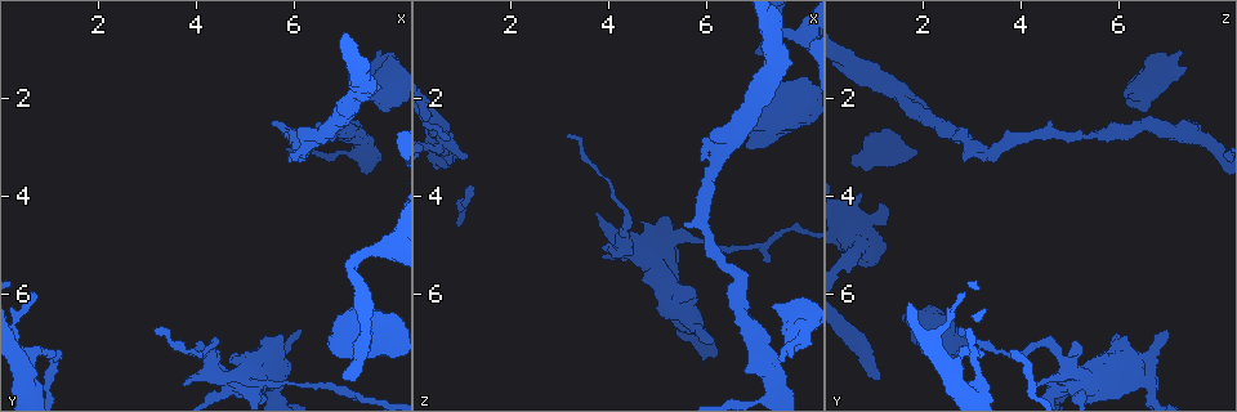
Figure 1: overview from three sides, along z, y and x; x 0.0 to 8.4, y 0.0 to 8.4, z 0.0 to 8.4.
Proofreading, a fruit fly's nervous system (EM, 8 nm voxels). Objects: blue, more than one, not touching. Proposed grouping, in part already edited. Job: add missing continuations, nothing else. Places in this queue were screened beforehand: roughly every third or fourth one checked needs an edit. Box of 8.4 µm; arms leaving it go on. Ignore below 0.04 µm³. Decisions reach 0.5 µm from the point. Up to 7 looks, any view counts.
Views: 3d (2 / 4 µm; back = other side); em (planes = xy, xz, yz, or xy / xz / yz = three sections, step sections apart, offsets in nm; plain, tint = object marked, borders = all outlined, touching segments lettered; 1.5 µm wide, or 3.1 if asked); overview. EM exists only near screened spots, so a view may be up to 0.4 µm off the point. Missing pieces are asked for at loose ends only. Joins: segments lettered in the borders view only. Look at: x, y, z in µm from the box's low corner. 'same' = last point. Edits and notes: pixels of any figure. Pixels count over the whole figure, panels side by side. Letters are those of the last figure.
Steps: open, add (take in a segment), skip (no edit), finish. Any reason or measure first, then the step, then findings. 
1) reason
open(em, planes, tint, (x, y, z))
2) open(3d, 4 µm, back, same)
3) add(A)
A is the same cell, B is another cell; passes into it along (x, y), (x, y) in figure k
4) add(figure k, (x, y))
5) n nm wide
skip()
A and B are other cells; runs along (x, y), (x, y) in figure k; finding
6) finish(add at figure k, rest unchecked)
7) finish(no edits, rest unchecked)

branch stops here
open(em, yz, step 8, borders, (4.05, 7.00, 5.05))

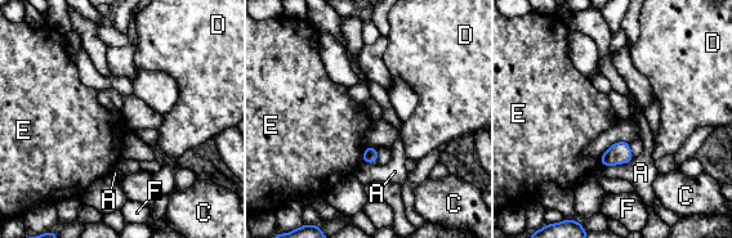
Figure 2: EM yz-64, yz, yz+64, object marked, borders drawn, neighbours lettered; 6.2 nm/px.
open(em, planes, borders, same)

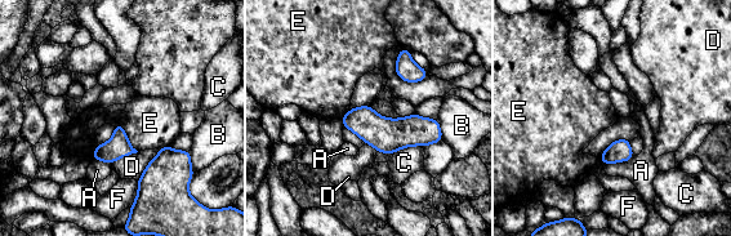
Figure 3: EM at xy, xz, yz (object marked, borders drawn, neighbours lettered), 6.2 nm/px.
skip()
A, B, C, D, E and F are other cells; runs along (346, 119), (378, 132), (437, 138) in figure 3; no lettered segment goes on from it

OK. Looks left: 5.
end of a long branch
open(em, xy, step 4, borders, (7.20, 7.75, 1.15))

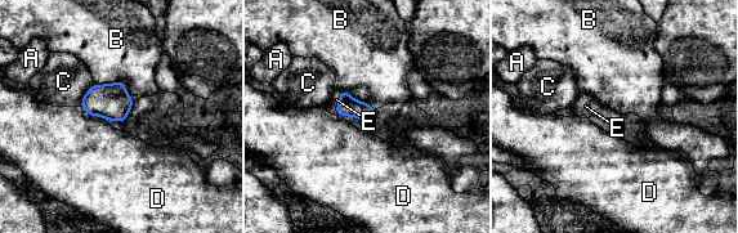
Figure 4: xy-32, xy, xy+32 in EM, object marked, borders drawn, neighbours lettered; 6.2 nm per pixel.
add(E)
E is the same cell, A, B, C and D are other cells; it goes on there

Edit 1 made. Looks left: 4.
open(em, planes, borders, (7.85, 1.10, 7.05))

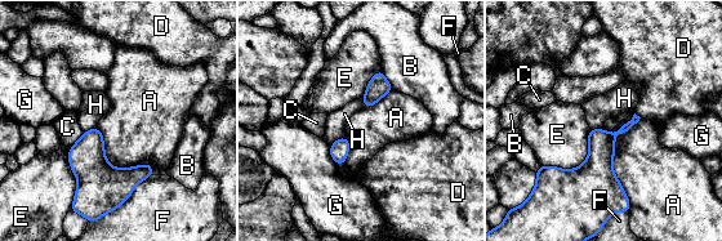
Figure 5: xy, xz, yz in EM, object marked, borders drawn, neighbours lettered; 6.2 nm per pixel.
A touches over 600 nm
add(D)
D is the same cell, A, B, C, E, F, G and H are other cells; it goes on there

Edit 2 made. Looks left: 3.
finish(add at figure 4, add at figure 5, rest unchecked)

